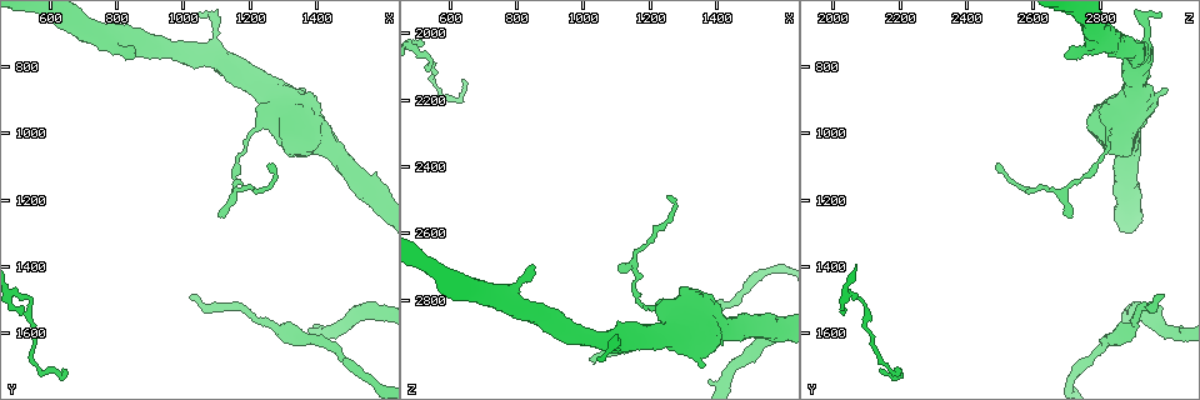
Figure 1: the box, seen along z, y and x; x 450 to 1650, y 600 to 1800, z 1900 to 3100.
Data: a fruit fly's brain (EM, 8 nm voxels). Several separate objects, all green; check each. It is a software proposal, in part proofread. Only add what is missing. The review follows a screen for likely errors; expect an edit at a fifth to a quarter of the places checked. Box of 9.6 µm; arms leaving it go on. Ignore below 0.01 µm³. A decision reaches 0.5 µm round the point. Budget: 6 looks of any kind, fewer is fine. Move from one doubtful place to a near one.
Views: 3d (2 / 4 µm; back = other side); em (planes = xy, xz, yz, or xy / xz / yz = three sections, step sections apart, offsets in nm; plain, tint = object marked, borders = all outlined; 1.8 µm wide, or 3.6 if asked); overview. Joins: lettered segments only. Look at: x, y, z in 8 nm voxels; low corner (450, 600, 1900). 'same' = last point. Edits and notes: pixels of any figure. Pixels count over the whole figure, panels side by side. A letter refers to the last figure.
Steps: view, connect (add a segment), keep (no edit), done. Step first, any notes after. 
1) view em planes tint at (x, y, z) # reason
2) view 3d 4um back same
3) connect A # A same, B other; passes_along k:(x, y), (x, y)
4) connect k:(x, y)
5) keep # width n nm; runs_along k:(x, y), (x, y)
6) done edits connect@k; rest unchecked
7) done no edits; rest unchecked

view em planes borders at (1020, 1500, 2980) # tapers out

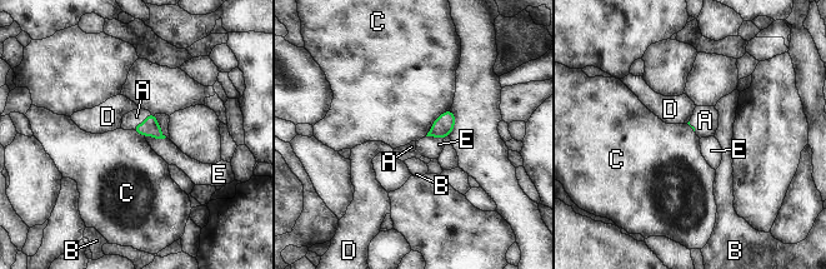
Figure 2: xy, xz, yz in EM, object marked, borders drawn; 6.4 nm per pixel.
connect A # A same, B other, C other, D other, E other; passes_along 2:(150, 126), (143, 121), (136, 116); it goes on there

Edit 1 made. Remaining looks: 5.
view 3d 4um at (1110, 1250, 2700)

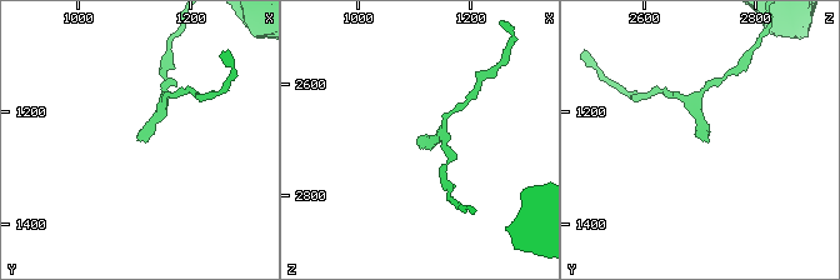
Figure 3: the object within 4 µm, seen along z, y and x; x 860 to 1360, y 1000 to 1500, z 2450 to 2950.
view em xy step 8 borders at (1110, 1245, 2700) # now the EM

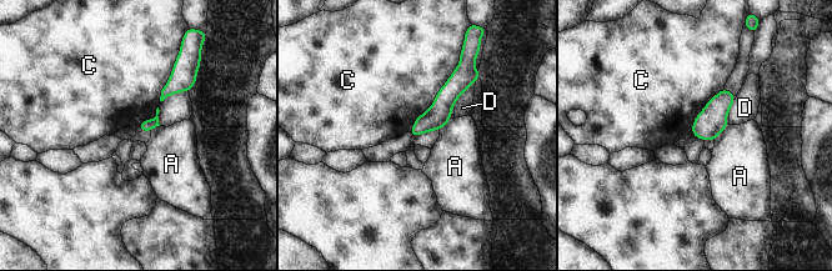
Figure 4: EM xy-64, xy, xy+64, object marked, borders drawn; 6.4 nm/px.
keep # width 80 nm; A other, C other, D other; border 4:(460, 55), (434, 101), (409, 131); no lettered segment goes on from it

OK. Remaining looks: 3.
view em planes plain at (850, 770, 2700) # branch stops here

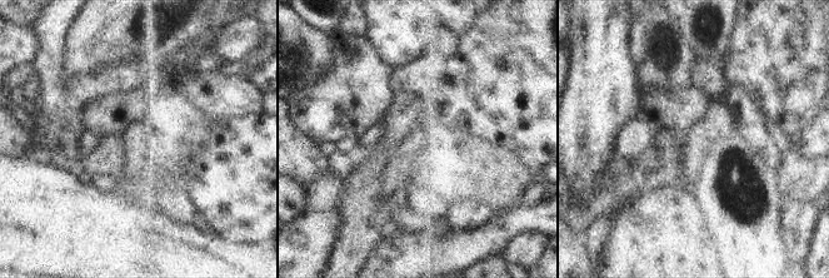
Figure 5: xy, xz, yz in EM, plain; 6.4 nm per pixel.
view em planes tint same

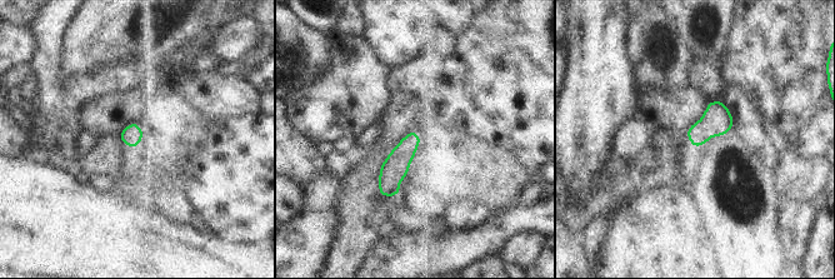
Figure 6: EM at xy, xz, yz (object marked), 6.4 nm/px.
view em planes borders same # see the neighbours

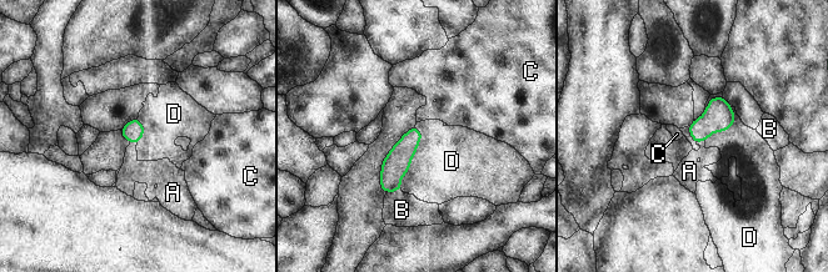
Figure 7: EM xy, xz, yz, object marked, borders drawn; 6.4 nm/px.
connect A # A same, B other, C other, D other; it goes on there

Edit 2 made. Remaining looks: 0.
done edits connect@2, connect@7; rest unchecked

